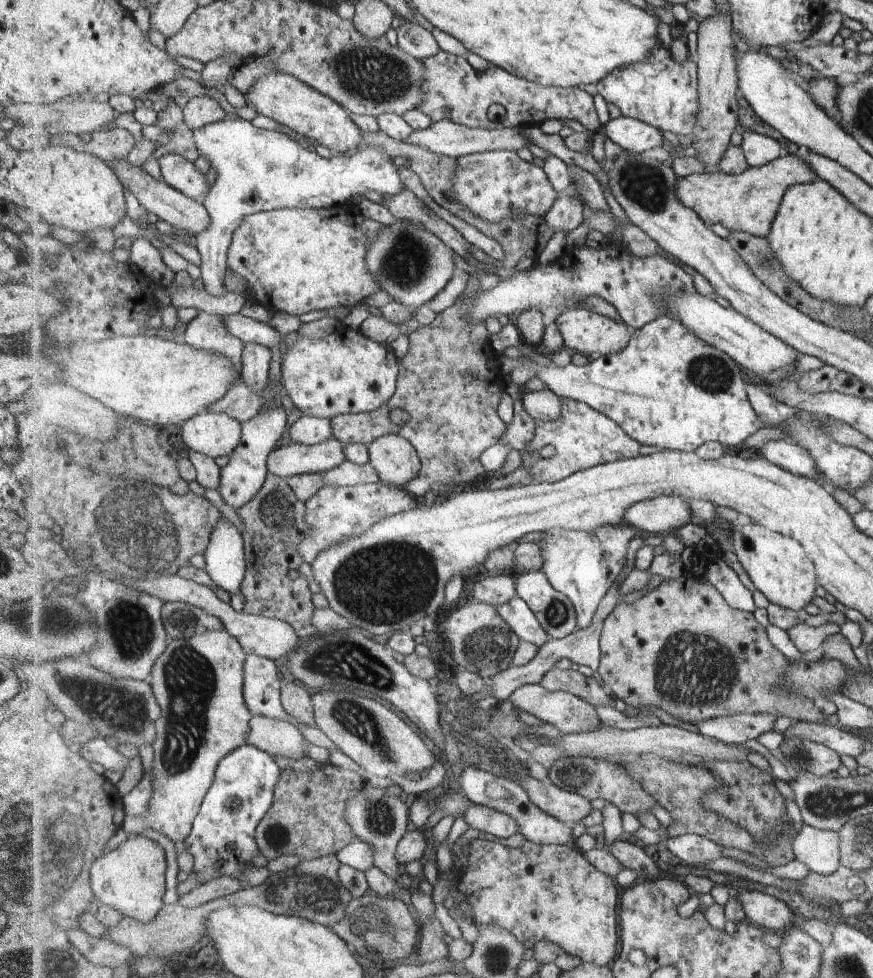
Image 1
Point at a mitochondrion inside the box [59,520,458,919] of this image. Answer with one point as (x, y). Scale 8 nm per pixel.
(382, 586)

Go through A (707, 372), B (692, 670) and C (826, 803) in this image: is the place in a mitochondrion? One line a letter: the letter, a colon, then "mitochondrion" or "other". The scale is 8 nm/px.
A: mitochondrion
B: mitochondrion
C: mitochondrion

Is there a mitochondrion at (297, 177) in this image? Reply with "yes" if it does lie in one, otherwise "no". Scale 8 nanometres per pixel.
yes

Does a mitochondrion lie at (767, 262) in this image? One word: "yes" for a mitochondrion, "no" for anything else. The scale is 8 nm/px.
yes

